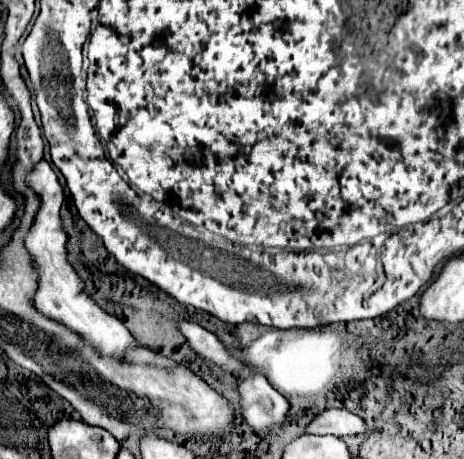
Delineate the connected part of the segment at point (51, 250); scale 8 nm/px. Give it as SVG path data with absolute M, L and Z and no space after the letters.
M41 161L37 165L37 169L33 169L29 173L27 183L41 197L41 209L35 217L31 231L25 237L25 245L33 257L33 263L37 265L37 273L39 273L39 289L35 293L35 299L33 299L35 307L43 315L57 319L59 323L65 323L69 329L77 331L89 345L101 349L103 355L121 357L121 359L133 361L133 363L153 363L157 367L177 367L175 361L171 361L171 359L167 359L167 357L163 357L163 355L159 355L147 347L137 347L135 339L131 337L131 333L123 325L123 321L119 321L115 315L109 315L107 311L103 311L91 299L91 295L87 295L83 279L77 275L77 271L67 261L67 249L65 249L67 235L63 231L61 217L59 217L59 209L61 209L61 203L65 197L63 197L61 185L57 181L57 175L49 167L49 163Z

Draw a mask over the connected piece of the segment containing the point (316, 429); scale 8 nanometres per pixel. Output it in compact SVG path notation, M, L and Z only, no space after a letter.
M327 409L319 413L307 427L305 433L313 435L335 435L335 437L345 437L345 435L357 435L365 433L365 423L361 417L353 415L347 409Z

